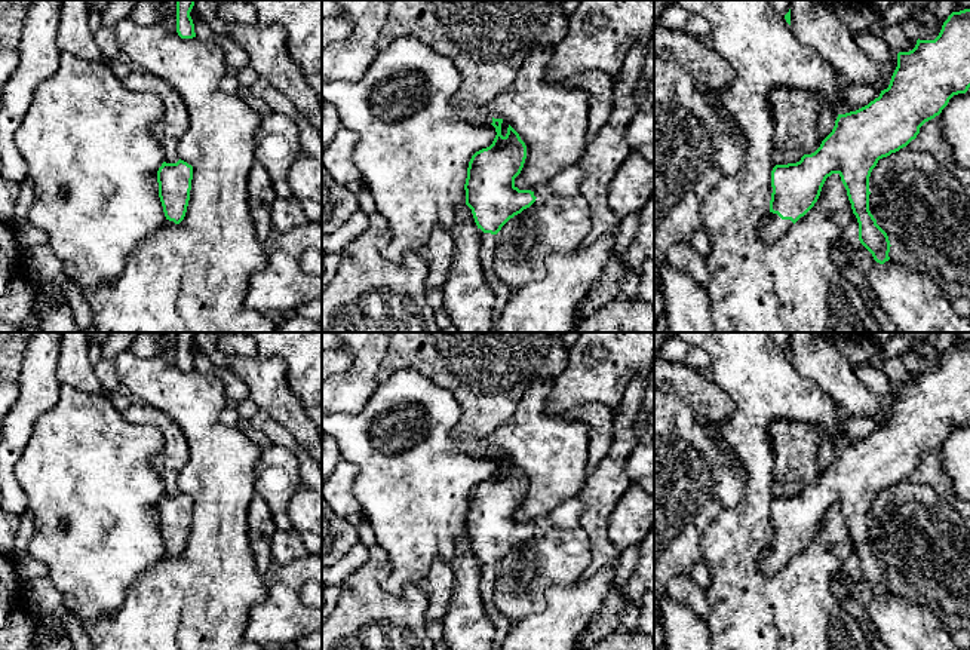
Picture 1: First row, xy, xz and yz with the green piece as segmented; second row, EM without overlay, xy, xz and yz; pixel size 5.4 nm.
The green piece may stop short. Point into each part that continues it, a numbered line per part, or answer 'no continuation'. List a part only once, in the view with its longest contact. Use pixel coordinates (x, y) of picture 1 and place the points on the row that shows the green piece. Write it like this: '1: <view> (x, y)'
1: yz (771, 227)

